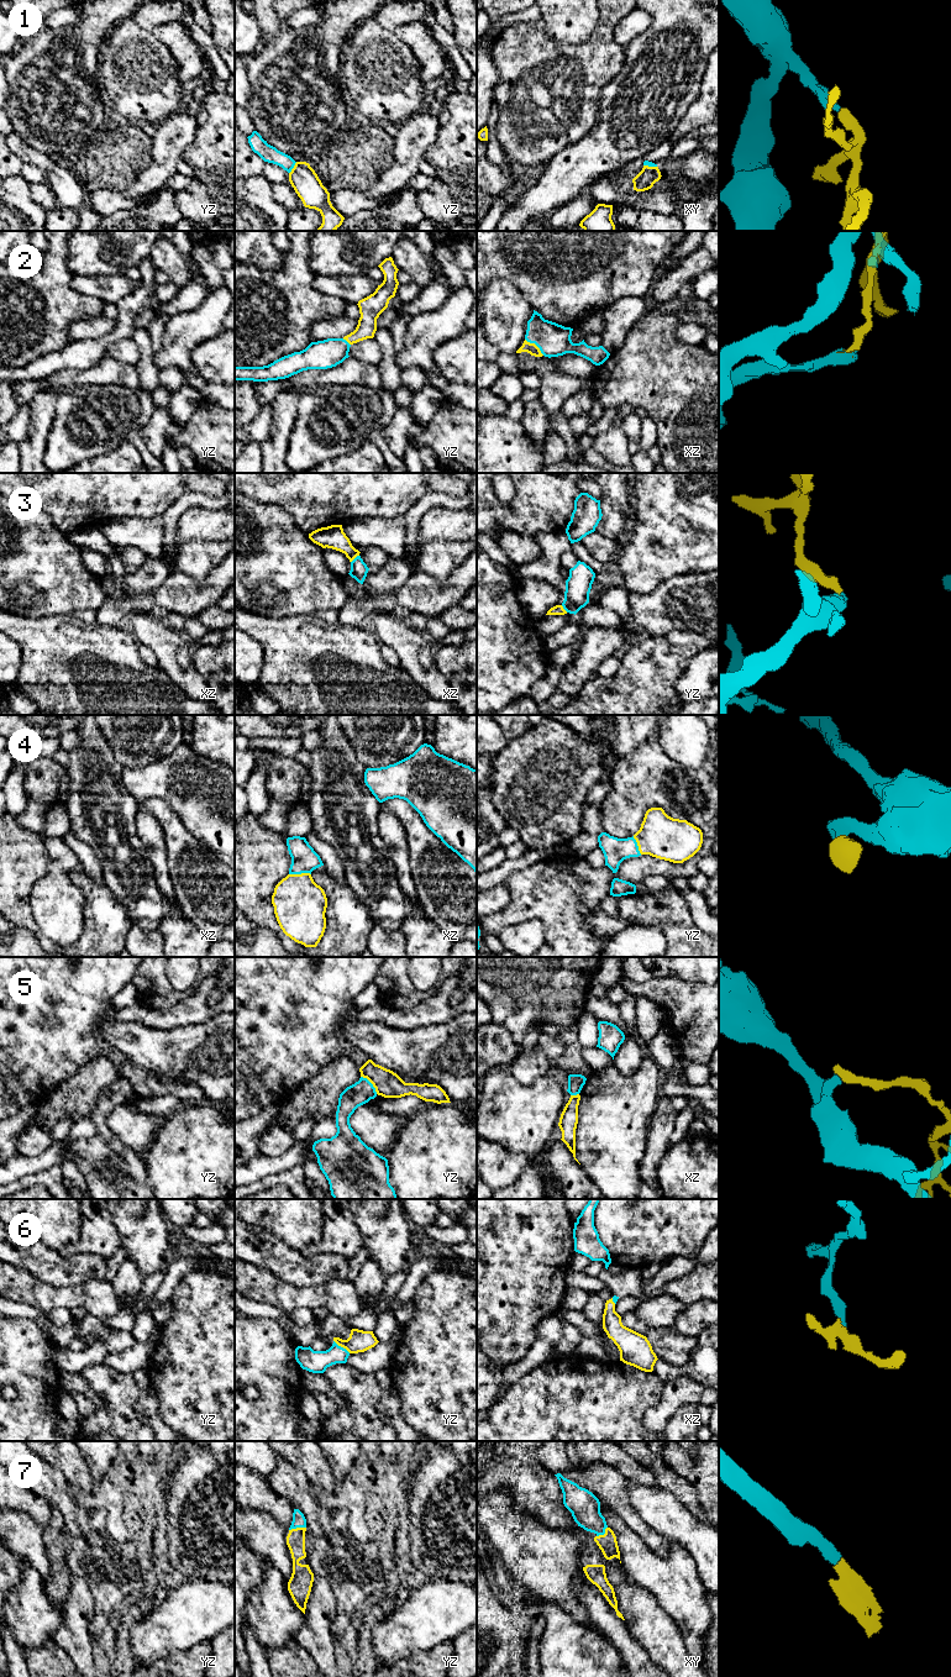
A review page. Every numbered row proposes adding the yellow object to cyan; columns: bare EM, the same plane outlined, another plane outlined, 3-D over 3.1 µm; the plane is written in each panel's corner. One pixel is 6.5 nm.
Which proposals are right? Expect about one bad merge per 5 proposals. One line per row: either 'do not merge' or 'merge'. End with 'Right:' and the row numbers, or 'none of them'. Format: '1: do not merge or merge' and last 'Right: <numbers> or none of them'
1: merge
2: merge
3: merge
4: merge
5: do not merge
6: merge
7: merge
Right: 1, 2, 3, 4, 6, 7

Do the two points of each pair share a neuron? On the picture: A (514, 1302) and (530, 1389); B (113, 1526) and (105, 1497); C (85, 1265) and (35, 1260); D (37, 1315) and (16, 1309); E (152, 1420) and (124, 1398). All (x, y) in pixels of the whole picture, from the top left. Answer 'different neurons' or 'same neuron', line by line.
A: different neurons
B: same neuron
C: same neuron
D: same neuron
E: different neurons

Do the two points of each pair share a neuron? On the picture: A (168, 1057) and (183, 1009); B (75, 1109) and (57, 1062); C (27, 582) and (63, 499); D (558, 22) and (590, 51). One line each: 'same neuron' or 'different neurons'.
A: different neurons
B: different neurons
C: different neurons
D: different neurons

